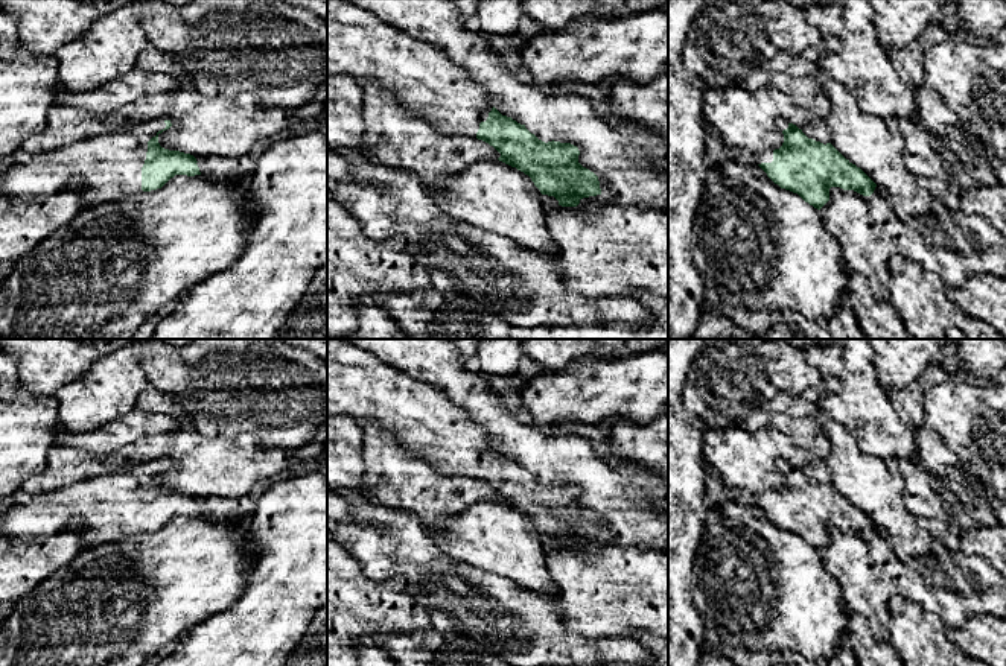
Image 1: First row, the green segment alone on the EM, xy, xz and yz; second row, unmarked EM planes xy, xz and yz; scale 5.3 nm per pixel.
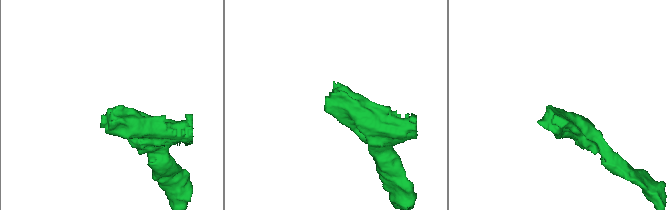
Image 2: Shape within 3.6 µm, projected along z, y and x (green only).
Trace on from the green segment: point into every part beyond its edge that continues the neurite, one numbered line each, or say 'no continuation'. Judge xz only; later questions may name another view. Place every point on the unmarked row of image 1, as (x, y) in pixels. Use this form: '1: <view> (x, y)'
1: xz (437, 431)

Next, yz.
1: yz (767, 496)

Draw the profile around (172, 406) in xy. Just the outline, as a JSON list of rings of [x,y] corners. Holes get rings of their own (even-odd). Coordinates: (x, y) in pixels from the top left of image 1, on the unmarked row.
[[[152,388],[145,389],[140,394],[135,408],[152,414],[170,415],[172,418],[181,423],[186,423],[192,414],[192,409],[181,404],[174,395],[163,394]]]

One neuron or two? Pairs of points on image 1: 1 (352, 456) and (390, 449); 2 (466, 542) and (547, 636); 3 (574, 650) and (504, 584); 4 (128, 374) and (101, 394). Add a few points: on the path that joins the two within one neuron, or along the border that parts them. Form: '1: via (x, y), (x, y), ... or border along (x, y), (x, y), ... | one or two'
1: border along (361, 426), (362, 491) | two
2: border along (458, 560), (509, 577), (524, 589) | two
3: via (556, 640), (518, 602) | one
4: via (122, 376), (107, 391) | one

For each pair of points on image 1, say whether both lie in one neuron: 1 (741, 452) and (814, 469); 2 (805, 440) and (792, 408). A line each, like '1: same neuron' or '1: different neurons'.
1: same neuron
2: different neurons

